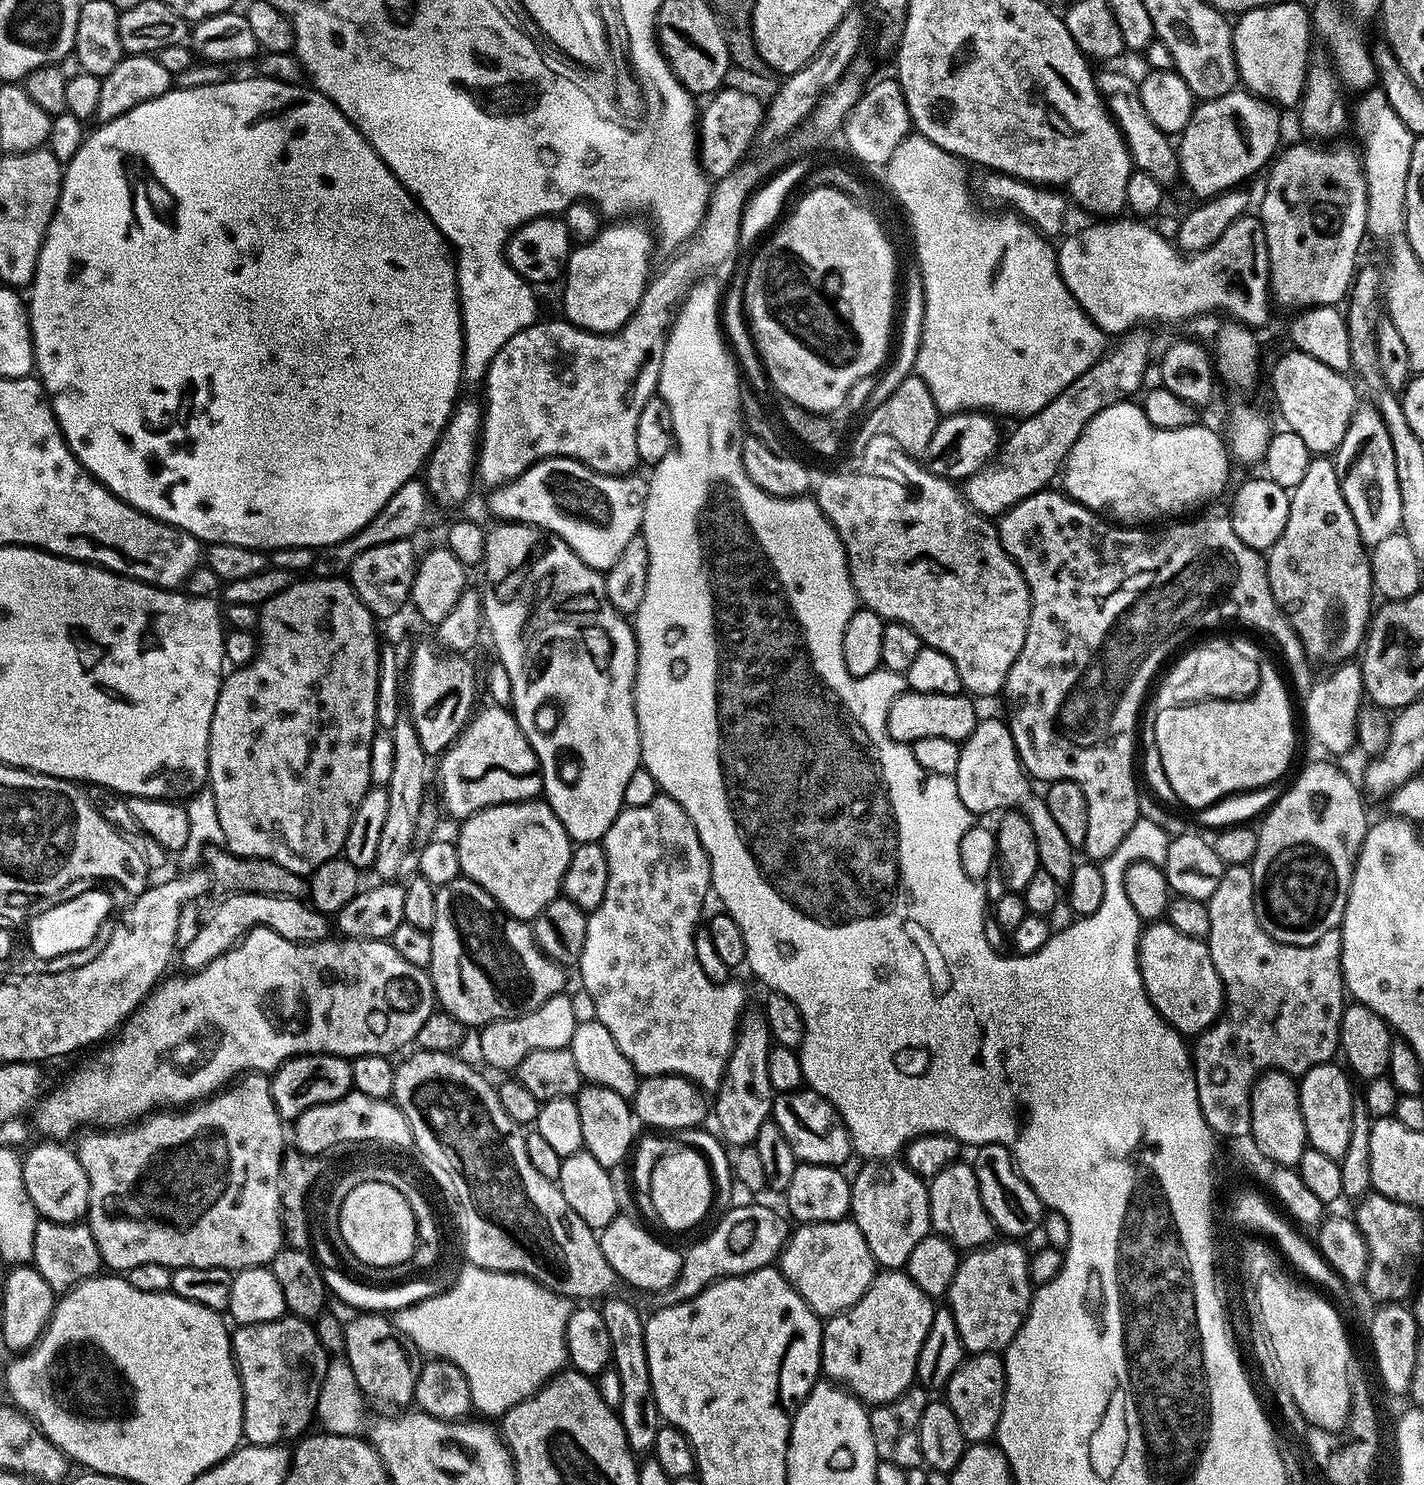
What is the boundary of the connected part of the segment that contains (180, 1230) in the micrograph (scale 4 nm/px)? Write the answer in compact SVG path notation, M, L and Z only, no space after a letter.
M250 1072L241 1075L235 1083L216 1095L183 1110L157 1110L119 1130L92 1131L96 1130L85 1131L79 1137L81 1140L74 1144L74 1151L78 1162L82 1162L82 1170L86 1170L86 1178L90 1178L90 1202L86 1223L94 1234L94 1242L98 1242L105 1269L116 1274L126 1274L134 1266L142 1266L142 1262L158 1262L171 1269L182 1266L218 1266L235 1274L242 1268L271 1265L273 1258L285 1247L284 1223L280 1221L280 1159L286 1151L286 1124L274 1106L272 1085L267 1075Z

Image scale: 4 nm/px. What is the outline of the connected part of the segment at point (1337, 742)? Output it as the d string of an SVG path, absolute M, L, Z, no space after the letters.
M1345 662L1337 664L1331 669L1329 676L1324 676L1308 693L1304 696L1304 724L1308 727L1308 732L1312 735L1312 740L1316 744L1321 744L1328 752L1348 752L1357 743L1357 730L1359 724L1359 714L1362 705L1366 700L1364 691L1364 675L1359 663Z

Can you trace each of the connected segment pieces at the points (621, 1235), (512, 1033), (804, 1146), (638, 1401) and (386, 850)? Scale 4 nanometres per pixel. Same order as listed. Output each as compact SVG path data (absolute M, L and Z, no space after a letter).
M617 1215L610 1226L599 1229L598 1239L602 1254L606 1254L606 1262L616 1272L621 1281L624 1280L632 1288L641 1288L644 1292L659 1294L675 1282L684 1261L683 1255L675 1252L668 1244L663 1244L656 1236L651 1236L643 1223L636 1223Z
M571 995L552 996L542 1002L538 1010L527 1012L518 1018L486 1024L479 1029L480 1056L490 1067L501 1068L504 1074L508 1074L518 1067L522 1058L526 1058L526 1054L534 1054L534 1050L558 1050L568 1047L570 1038L574 1038L576 1025Z
M807 1086L779 1093L773 1099L770 1119L776 1123L778 1130L782 1130L782 1134L786 1134L786 1142L790 1142L790 1150L794 1150L801 1164L844 1166L848 1156L853 1155L852 1139L838 1110L834 1110L832 1103L822 1098L822 1094L813 1092Z
M605 1299L599 1305L599 1310L602 1322L606 1322L606 1334L610 1334L610 1364L616 1369L618 1379L622 1382L622 1402L618 1415L622 1430L626 1430L626 1442L632 1447L633 1453L648 1454L654 1446L654 1438L662 1426L662 1421L654 1402L654 1390L650 1386L650 1366L646 1366L645 1317L640 1316L639 1310L630 1301L612 1299Z
M401 714L398 722L394 722L390 733L394 742L394 770L391 771L387 785L390 802L386 822L382 825L382 839L378 842L378 858L374 865L374 872L377 872L380 875L377 877L384 882L392 882L399 877L396 875L403 870L408 851L410 856L417 843L418 814L422 812L422 806L426 803L424 794L428 790L428 784L430 788L430 768L428 772L430 757L426 750L422 750L422 741L418 739L418 730L414 730L412 717Z

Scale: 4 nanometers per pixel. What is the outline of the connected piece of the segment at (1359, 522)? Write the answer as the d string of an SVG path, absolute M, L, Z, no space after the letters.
M1371 402L1361 403L1350 418L1346 438L1342 438L1336 447L1334 463L1342 498L1346 498L1350 514L1354 514L1354 526L1358 526L1358 534L1365 546L1383 542L1388 535L1399 532L1402 501L1394 467L1394 445L1386 431L1386 422L1382 422L1382 416Z

